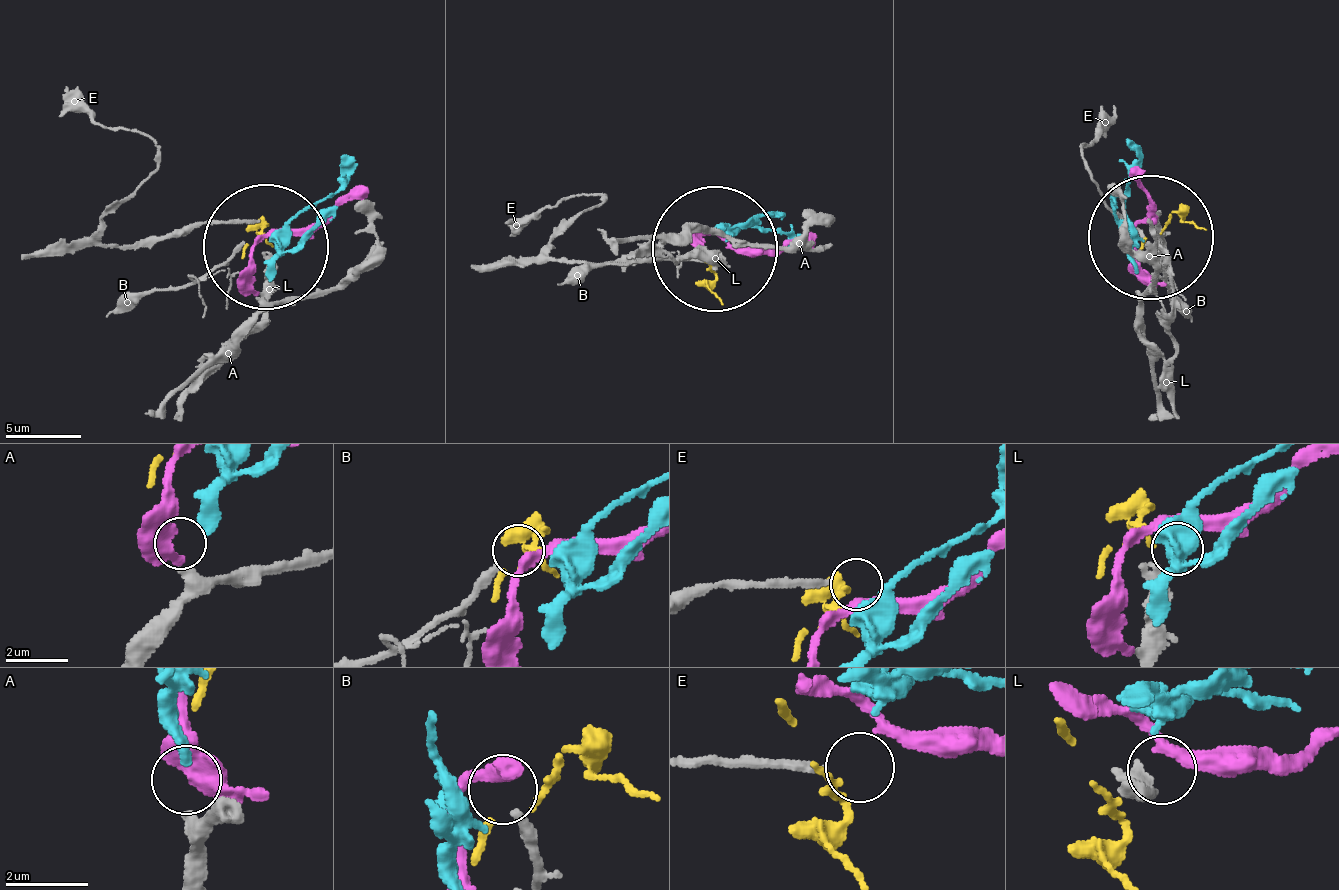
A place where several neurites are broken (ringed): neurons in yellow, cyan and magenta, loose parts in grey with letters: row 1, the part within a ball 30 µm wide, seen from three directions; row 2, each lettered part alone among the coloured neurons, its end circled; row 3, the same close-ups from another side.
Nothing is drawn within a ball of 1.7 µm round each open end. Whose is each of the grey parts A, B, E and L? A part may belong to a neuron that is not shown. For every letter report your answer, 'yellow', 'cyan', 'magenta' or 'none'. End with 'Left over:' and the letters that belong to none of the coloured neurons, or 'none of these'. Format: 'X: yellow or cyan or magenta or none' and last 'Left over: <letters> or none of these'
A: magenta
B: none
E: none
L: none
Left over: B, E, L

